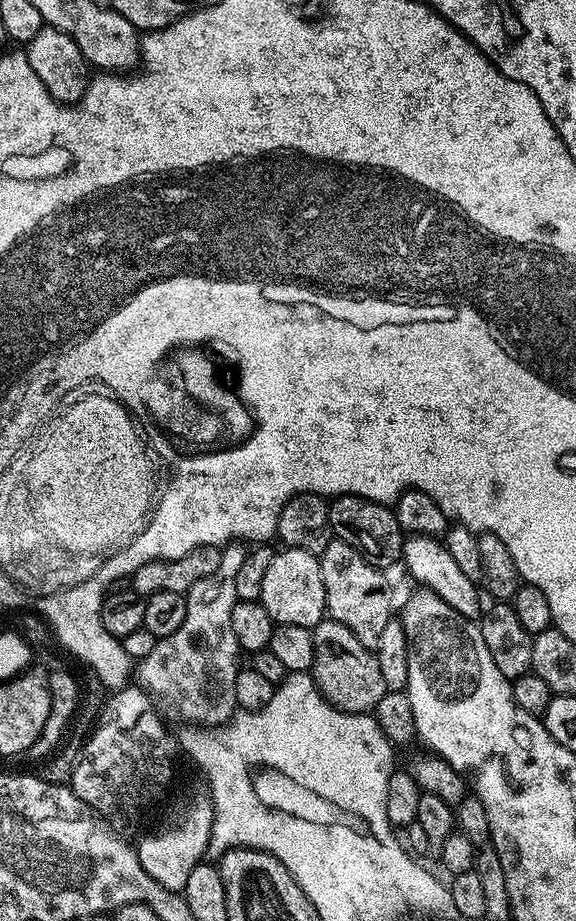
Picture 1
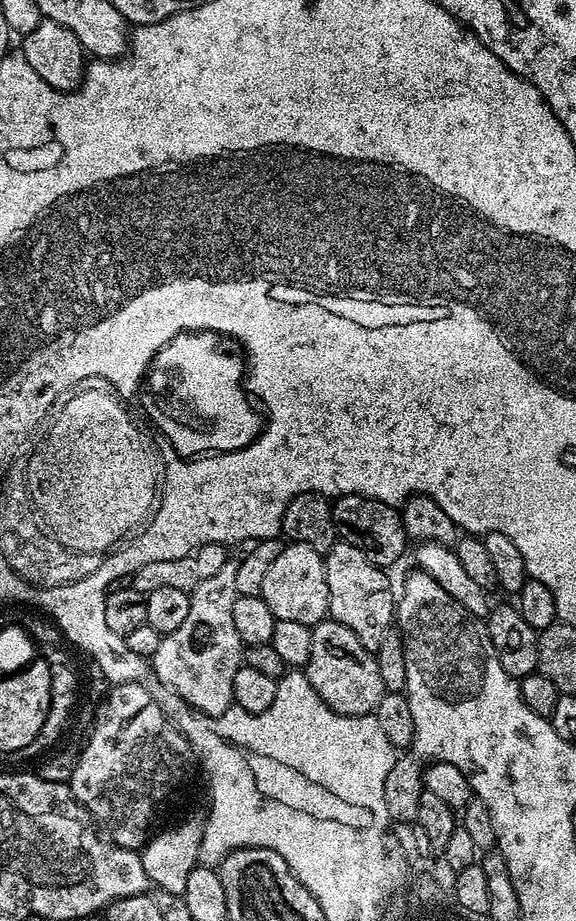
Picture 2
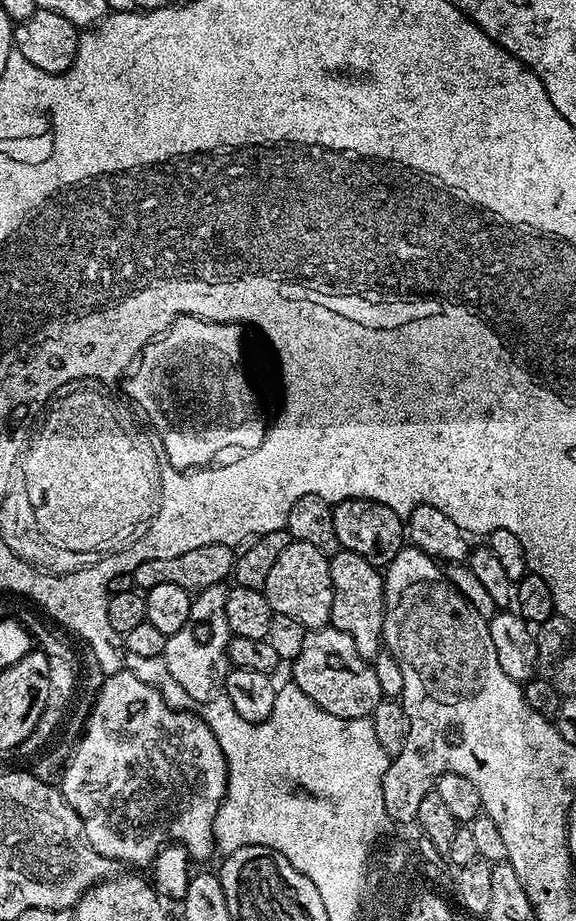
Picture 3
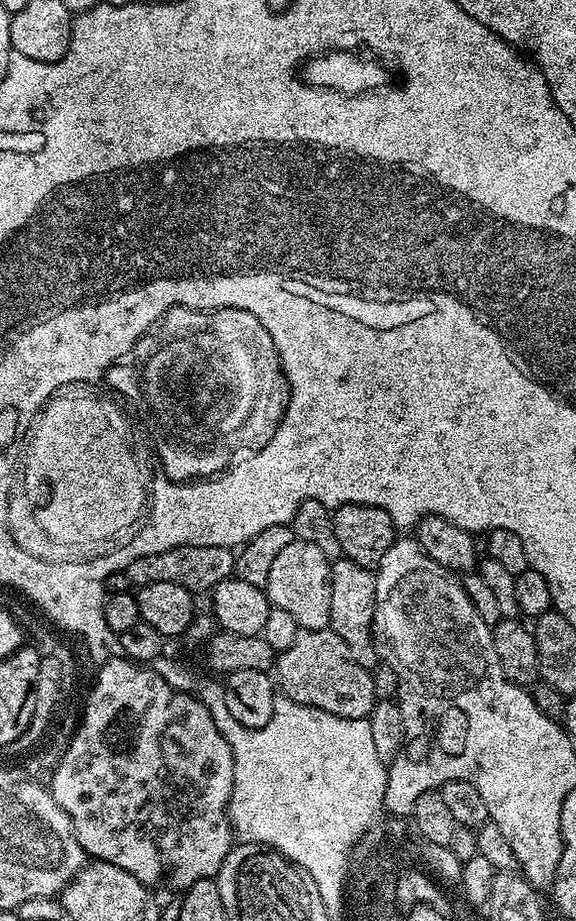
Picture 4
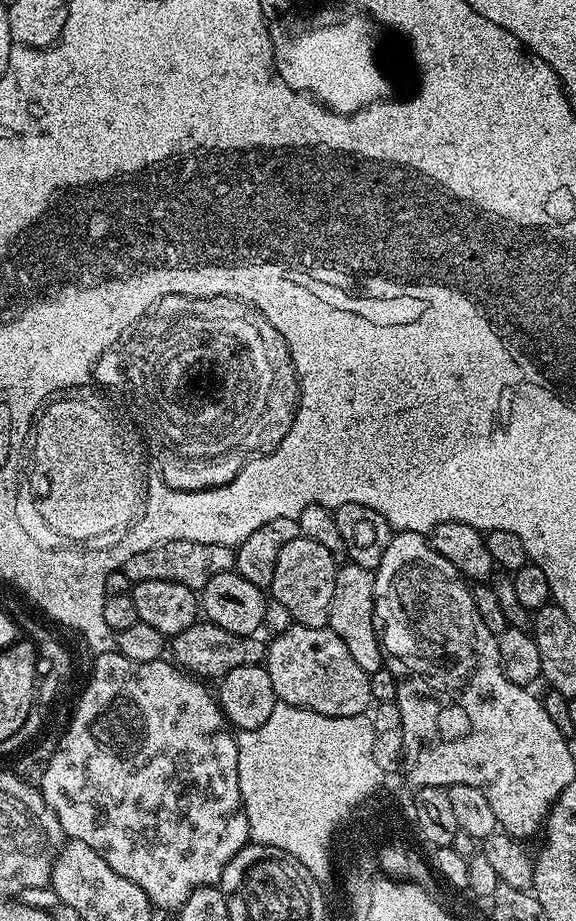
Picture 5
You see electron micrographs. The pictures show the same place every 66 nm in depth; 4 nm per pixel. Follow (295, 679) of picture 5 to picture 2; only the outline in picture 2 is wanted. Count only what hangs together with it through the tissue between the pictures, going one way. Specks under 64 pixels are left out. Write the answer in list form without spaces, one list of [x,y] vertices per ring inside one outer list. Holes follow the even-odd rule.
[[[325,618],[312,628],[310,658],[306,665],[310,686],[338,714],[343,716],[367,716],[375,713],[378,702],[384,697],[382,674],[378,674],[375,655],[368,652],[346,626]]]

